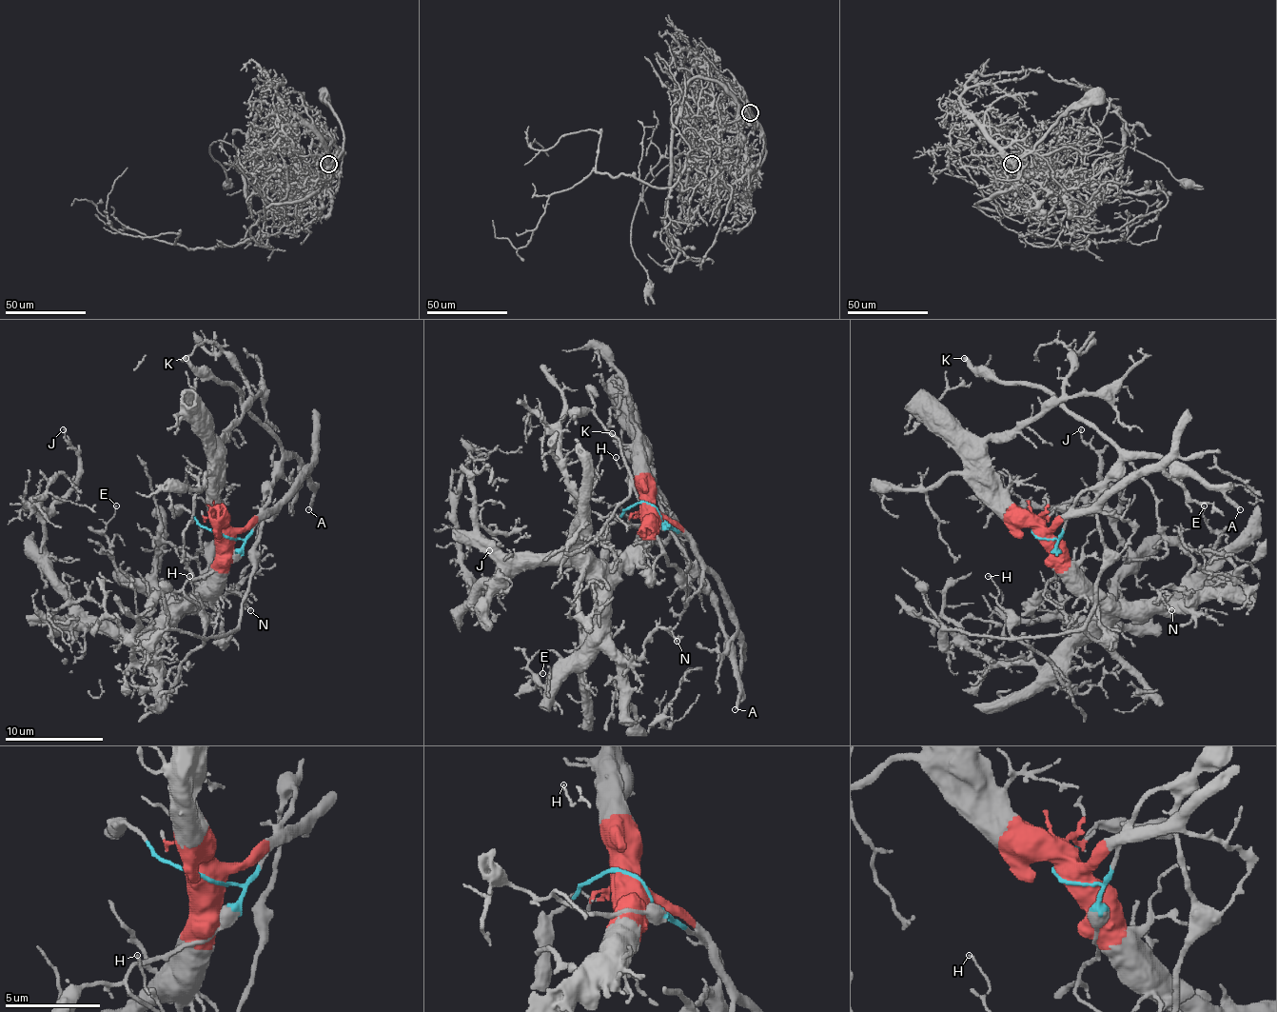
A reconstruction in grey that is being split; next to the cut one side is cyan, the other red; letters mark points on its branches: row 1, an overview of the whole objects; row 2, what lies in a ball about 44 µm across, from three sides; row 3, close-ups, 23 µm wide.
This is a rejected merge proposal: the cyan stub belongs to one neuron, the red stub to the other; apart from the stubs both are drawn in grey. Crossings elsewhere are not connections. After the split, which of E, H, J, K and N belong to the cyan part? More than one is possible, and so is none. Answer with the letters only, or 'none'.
H, K

